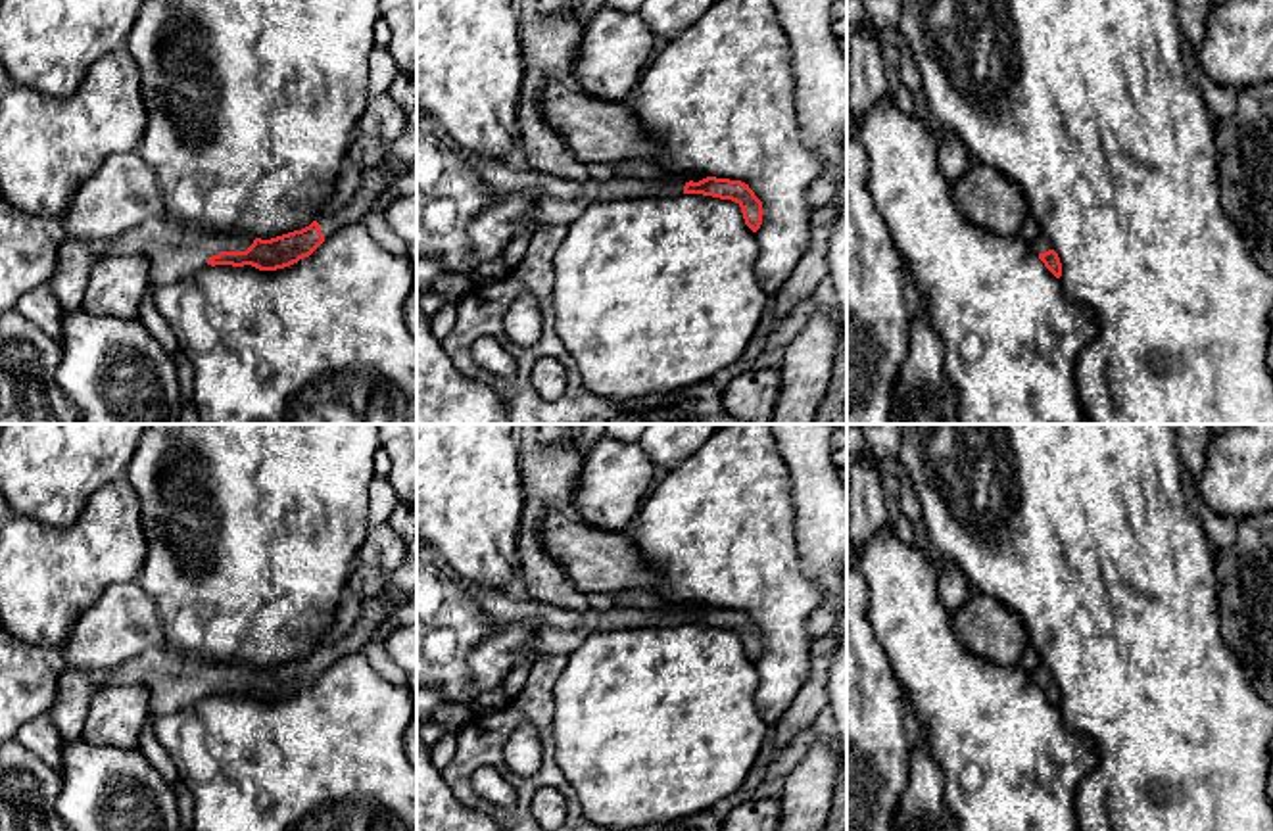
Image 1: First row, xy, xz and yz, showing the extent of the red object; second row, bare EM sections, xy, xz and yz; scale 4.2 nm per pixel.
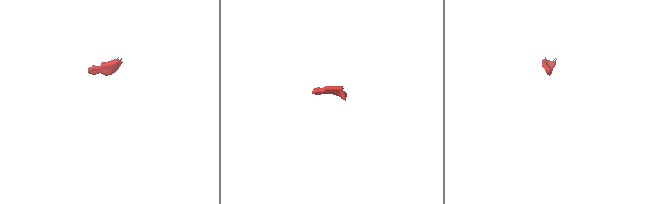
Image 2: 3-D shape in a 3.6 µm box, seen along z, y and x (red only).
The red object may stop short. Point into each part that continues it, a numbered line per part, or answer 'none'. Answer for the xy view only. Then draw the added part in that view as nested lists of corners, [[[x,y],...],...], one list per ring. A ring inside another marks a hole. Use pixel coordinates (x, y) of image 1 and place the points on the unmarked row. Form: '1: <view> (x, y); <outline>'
1: xy (369, 584); [[[357,566],[353,570],[349,587],[361,599],[361,618],[342,639],[317,649],[324,668],[349,653],[361,653],[369,641],[376,639],[376,629],[386,620],[386,616],[405,603],[380,601],[388,583],[390,574],[380,568]]]
2: xy (175, 678); [[[175,645],[150,647],[111,670],[58,666],[56,702],[46,716],[65,739],[77,739],[90,699],[106,685],[144,685],[150,691],[150,712],[161,716],[200,702],[221,681],[246,681],[252,674],[250,666],[205,662]]]

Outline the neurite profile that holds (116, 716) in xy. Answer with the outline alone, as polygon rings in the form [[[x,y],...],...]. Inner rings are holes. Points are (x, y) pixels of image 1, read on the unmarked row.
[[[106,685],[90,699],[81,737],[100,747],[138,748],[148,714],[148,687]]]

